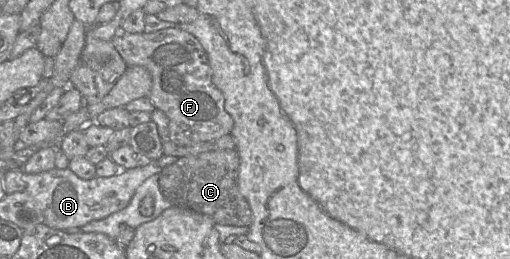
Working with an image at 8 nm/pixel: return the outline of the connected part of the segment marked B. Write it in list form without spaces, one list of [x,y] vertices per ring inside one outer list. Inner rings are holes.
[[[157,162],[145,166],[125,169],[111,177],[96,176],[84,180],[70,169],[54,168],[37,174],[24,173],[25,192],[34,200],[44,217],[44,223],[50,228],[65,231],[70,228],[81,228],[89,222],[103,219],[129,205],[136,190],[161,168]]]

